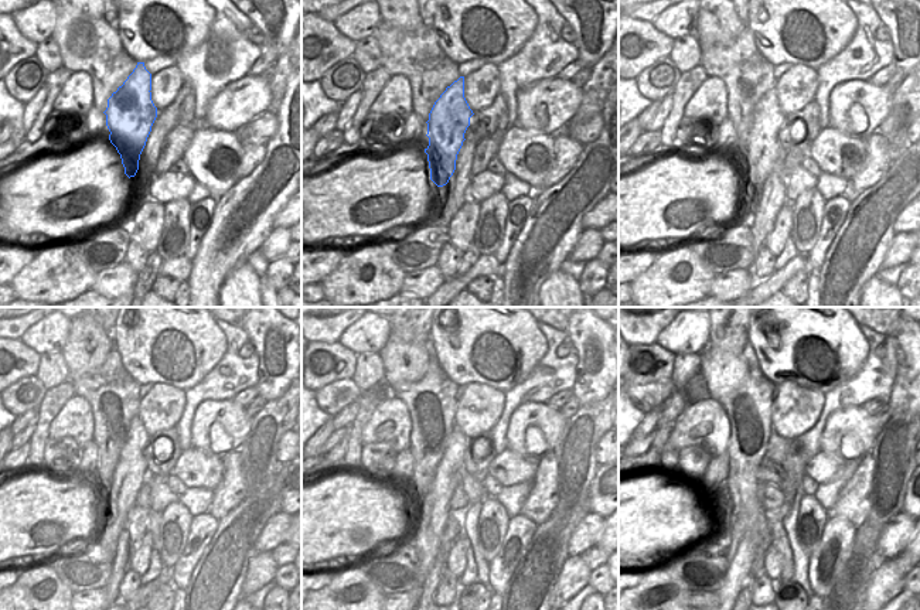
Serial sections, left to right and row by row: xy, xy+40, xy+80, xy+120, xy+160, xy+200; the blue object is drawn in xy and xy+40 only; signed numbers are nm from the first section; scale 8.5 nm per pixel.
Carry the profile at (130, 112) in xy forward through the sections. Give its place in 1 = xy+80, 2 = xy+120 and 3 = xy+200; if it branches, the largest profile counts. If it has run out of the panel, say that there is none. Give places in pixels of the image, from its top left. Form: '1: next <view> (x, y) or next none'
1: next xy+80 (762, 147)
2: next xy+120 (129, 476)
3: next xy+200 (740, 552)

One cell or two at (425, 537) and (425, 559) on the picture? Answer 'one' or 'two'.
one

